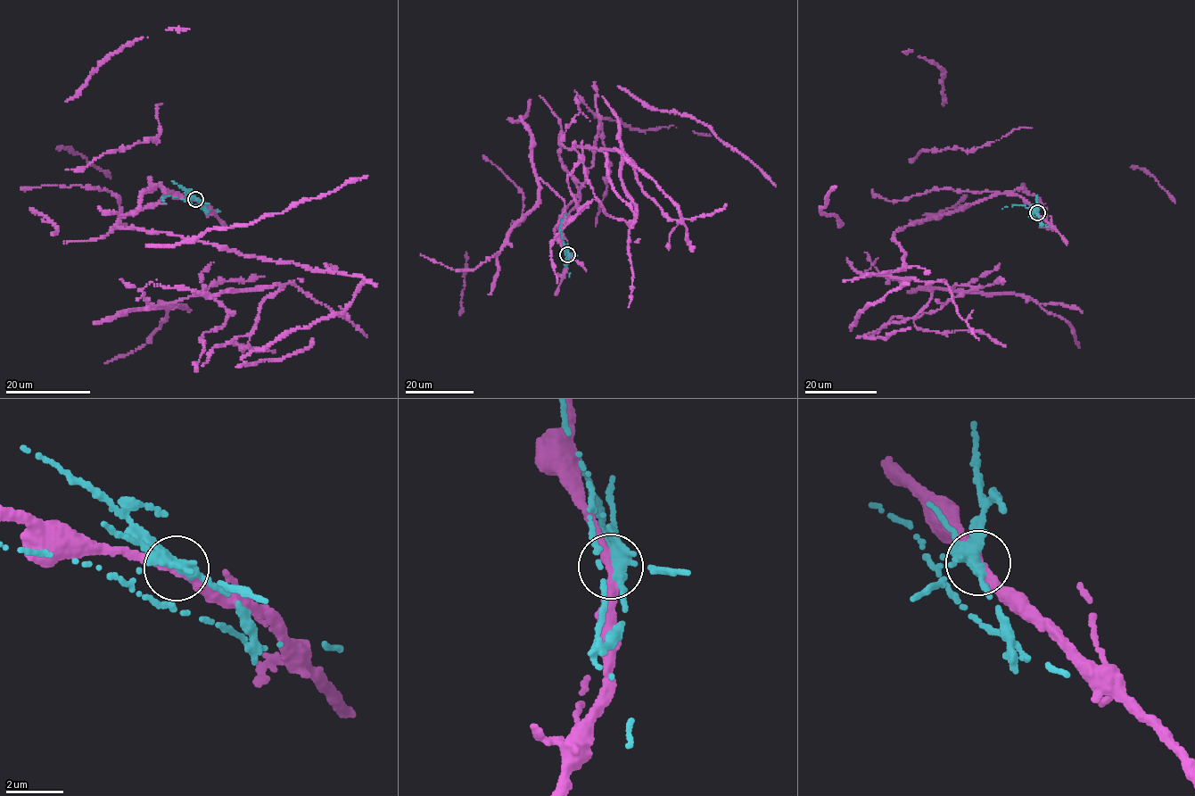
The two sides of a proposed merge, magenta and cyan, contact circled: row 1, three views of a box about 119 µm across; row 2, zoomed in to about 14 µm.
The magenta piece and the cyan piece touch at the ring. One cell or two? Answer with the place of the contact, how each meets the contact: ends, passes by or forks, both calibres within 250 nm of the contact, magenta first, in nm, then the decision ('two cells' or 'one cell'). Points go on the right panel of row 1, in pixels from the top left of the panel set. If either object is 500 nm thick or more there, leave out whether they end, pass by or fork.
at (1037, 212); magenta passes by; cyan forks there; 320 nm thick on the magenta side, 360 nm on the other; two cells

